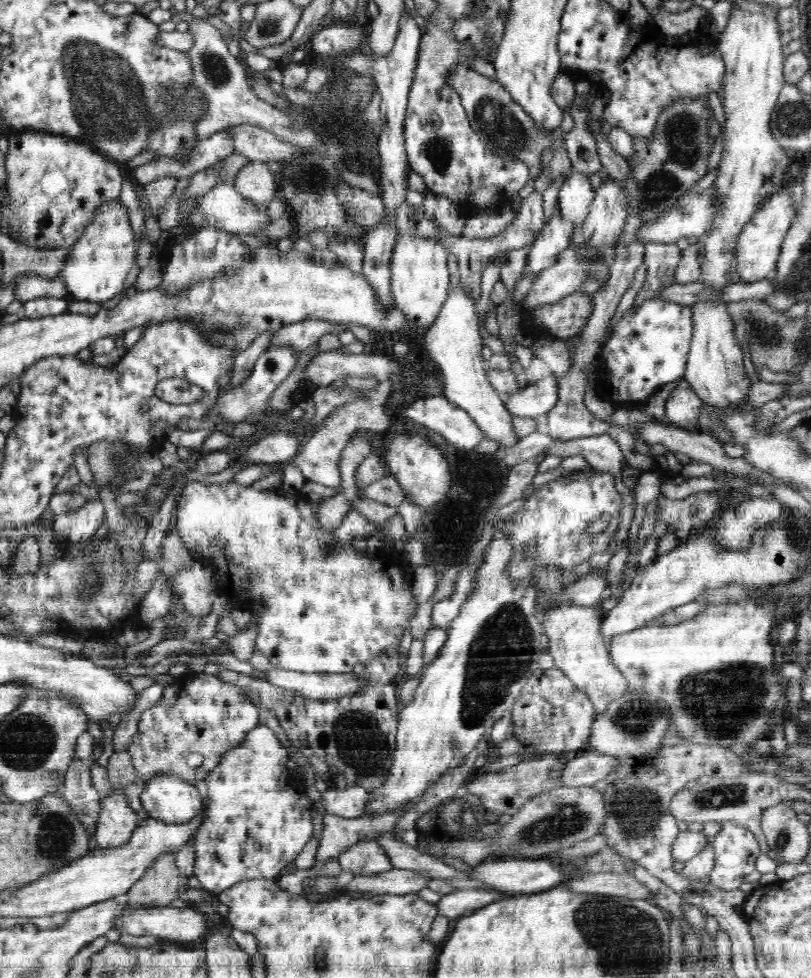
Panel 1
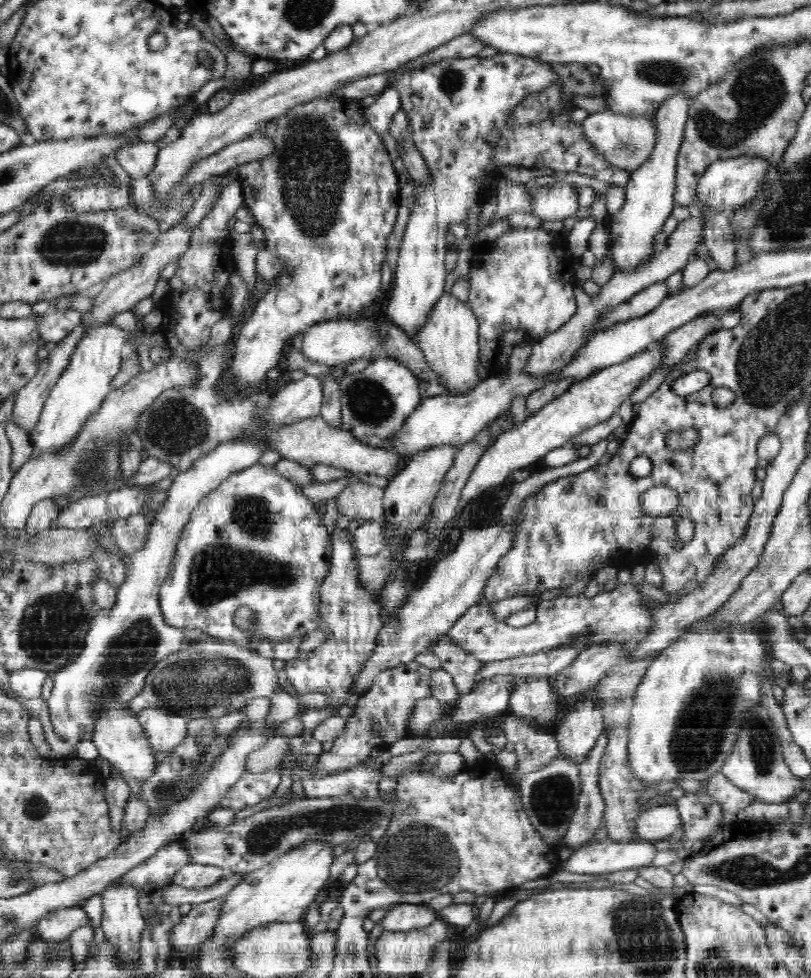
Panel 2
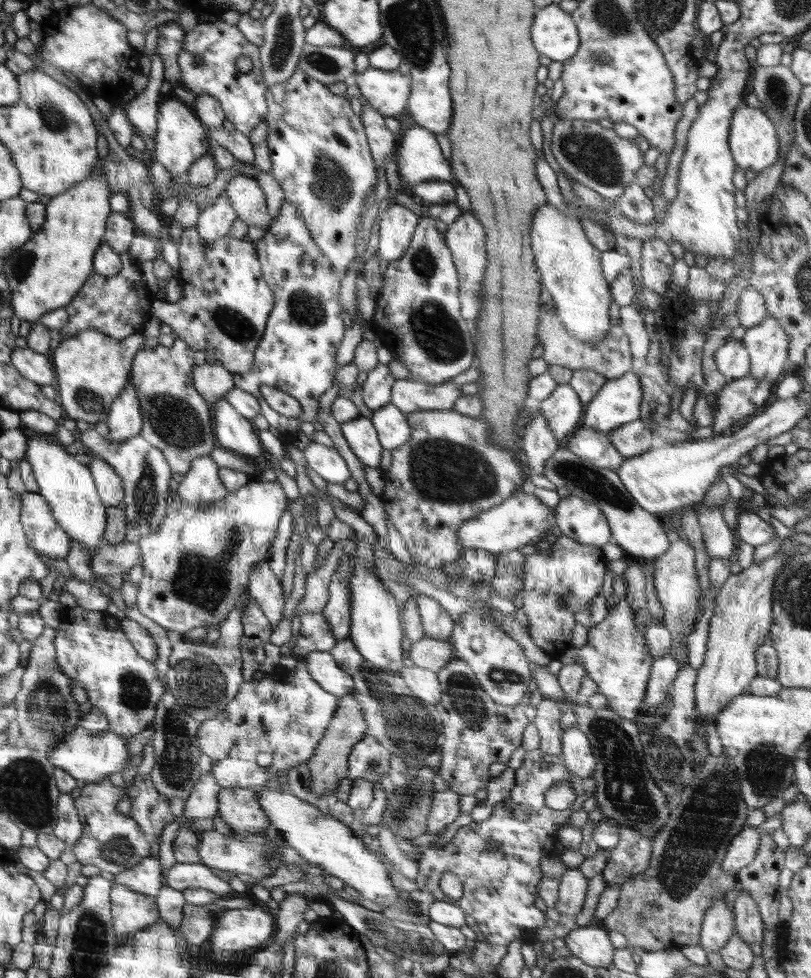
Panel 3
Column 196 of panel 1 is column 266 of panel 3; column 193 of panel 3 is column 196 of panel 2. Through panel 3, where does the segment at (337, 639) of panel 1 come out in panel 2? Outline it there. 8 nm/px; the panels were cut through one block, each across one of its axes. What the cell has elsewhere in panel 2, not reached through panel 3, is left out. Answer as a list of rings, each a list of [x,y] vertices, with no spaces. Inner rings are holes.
[[[259,462],[250,468],[235,472],[220,483],[216,490],[212,490],[198,503],[198,506],[192,511],[189,523],[184,526],[180,540],[176,547],[176,553],[170,566],[170,574],[165,582],[160,586],[159,598],[162,617],[166,625],[184,630],[202,630],[204,637],[219,639],[222,641],[231,641],[240,646],[249,647],[254,640],[274,641],[274,643],[294,640],[294,638],[304,638],[307,634],[320,630],[318,623],[318,614],[320,614],[320,586],[328,578],[330,566],[332,566],[333,547],[331,543],[332,534],[327,530],[323,523],[322,514],[318,513],[318,503],[308,500],[308,496],[303,493],[302,486],[280,476],[273,466],[261,465]],[[240,606],[252,608],[257,615],[259,624],[252,631],[242,631],[234,623],[234,614]]]

